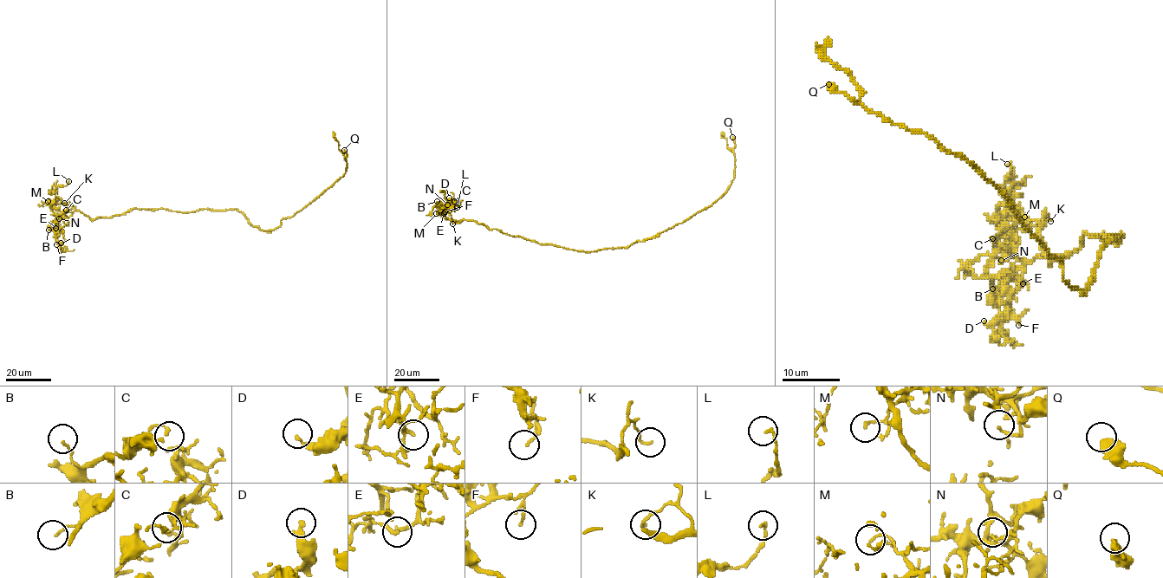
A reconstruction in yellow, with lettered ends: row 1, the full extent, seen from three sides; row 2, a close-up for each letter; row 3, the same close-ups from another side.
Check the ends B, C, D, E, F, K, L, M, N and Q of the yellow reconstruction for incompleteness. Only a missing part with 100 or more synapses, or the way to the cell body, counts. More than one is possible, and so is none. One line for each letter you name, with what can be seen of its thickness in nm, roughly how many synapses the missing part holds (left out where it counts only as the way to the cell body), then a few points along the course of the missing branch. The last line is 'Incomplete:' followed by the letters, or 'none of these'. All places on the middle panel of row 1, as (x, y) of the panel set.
Incomplete: none of these

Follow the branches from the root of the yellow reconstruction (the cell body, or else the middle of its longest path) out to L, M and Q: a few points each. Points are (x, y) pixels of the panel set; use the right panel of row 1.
L: (1113, 238), (1121, 237), (1084, 235), (1050, 263), (1043, 225), (1013, 202), (1007, 164)
M: (1113, 238), (1121, 237), (1084, 235), (1050, 263), (1042, 224), (1014, 226), (1024, 217)
Q: (1113, 238), (1088, 286), (1074, 288), (1062, 277), (1062, 261), (968, 161), (828, 84)

